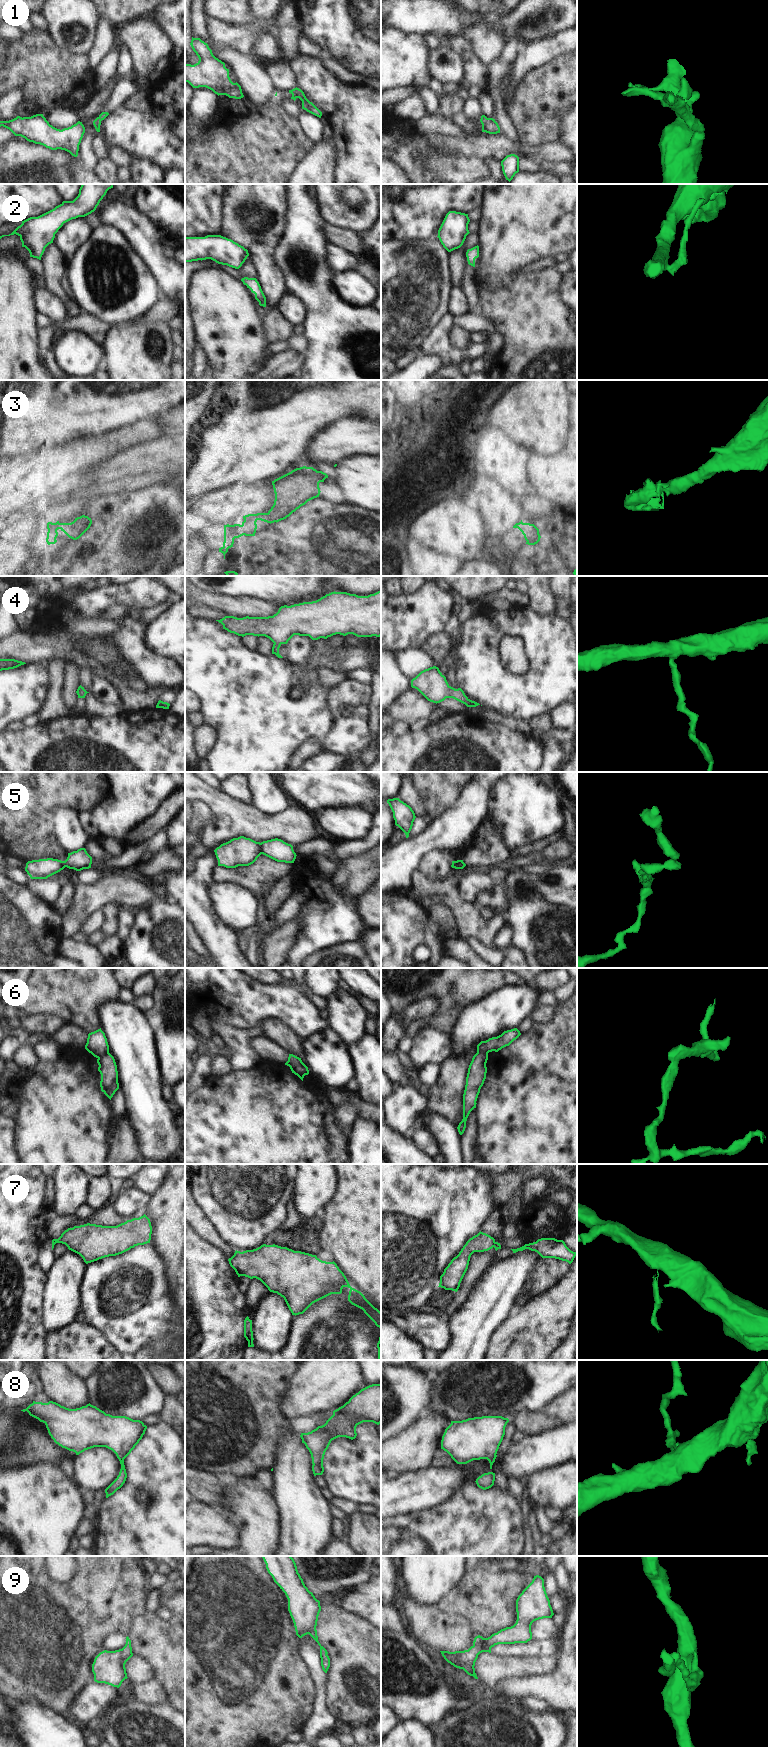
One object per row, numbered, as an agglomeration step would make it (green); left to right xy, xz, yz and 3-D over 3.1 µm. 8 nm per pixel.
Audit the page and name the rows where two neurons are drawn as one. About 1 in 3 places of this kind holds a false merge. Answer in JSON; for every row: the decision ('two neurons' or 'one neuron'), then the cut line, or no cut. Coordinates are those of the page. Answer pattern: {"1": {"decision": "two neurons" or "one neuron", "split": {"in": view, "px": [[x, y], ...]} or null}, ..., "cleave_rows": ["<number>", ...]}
{"1": {"decision": "one neuron", "split": null}, "2": {"decision": "one neuron", "split": null}, "3": {"decision": "one neuron", "split": null}, "4": {"decision": "one neuron", "split": null}, "5": {"decision": "two neurons", "split": {"in": "xz", "px": [[259, 843], [262, 853]]}}, "6": {"decision": "two neurons", "split": {"in": "xy", "px": [[108, 1051], [98, 1058]]}}, "7": {"decision": "two neurons", "split": {"in": "yz", "px": [[495, 1242], [493, 1246]]}}, "8": {"decision": "one neuron", "split": null}, "9": {"decision": "one neuron", "split": null}, "cleave_rows": ["5", "6", "7"]}

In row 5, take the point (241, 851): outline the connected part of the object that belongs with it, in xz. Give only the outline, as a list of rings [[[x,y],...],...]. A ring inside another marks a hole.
[[[240,836],[221,844],[215,850],[218,866],[236,868],[253,864],[262,854],[260,842]]]

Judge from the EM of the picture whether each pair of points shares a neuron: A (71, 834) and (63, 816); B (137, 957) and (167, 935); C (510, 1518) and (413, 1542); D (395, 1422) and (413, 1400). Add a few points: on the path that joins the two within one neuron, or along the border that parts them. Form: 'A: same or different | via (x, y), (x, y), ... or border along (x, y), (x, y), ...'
A: same | via (68, 830), (67, 820)
B: same | via (144, 950), (154, 948), (160, 942)
C: same | via (486, 1527), (475, 1538), (437, 1538)
D: same | via (397, 1417), (408, 1405)

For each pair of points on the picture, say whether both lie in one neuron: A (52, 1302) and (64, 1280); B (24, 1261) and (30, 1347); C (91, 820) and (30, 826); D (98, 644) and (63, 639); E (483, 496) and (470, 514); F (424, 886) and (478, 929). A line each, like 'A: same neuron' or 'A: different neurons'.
A: same neuron
B: same neuron
C: different neurons
D: same neuron
E: different neurons
F: same neuron

